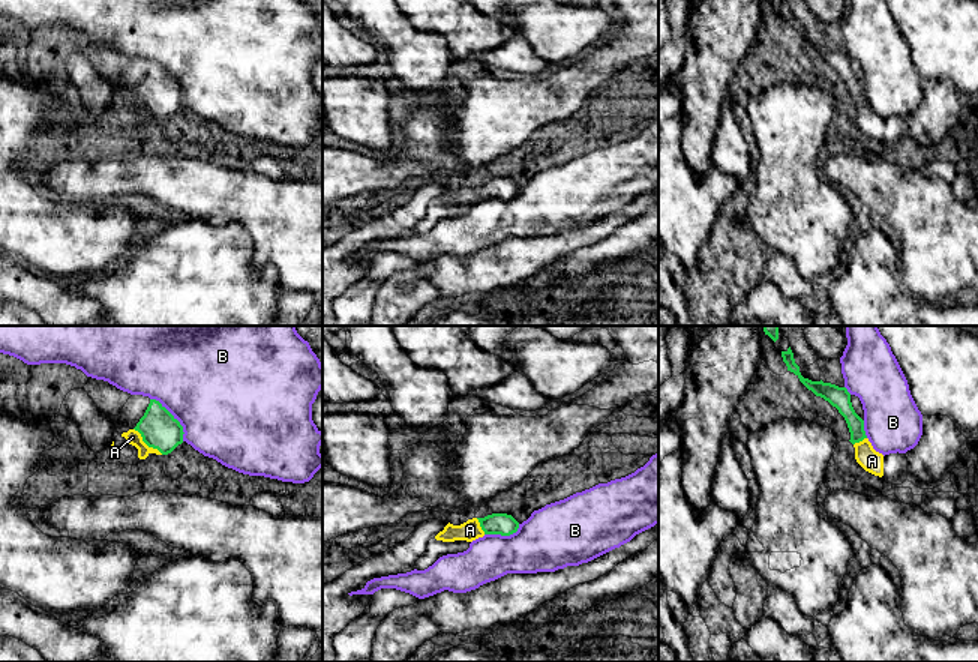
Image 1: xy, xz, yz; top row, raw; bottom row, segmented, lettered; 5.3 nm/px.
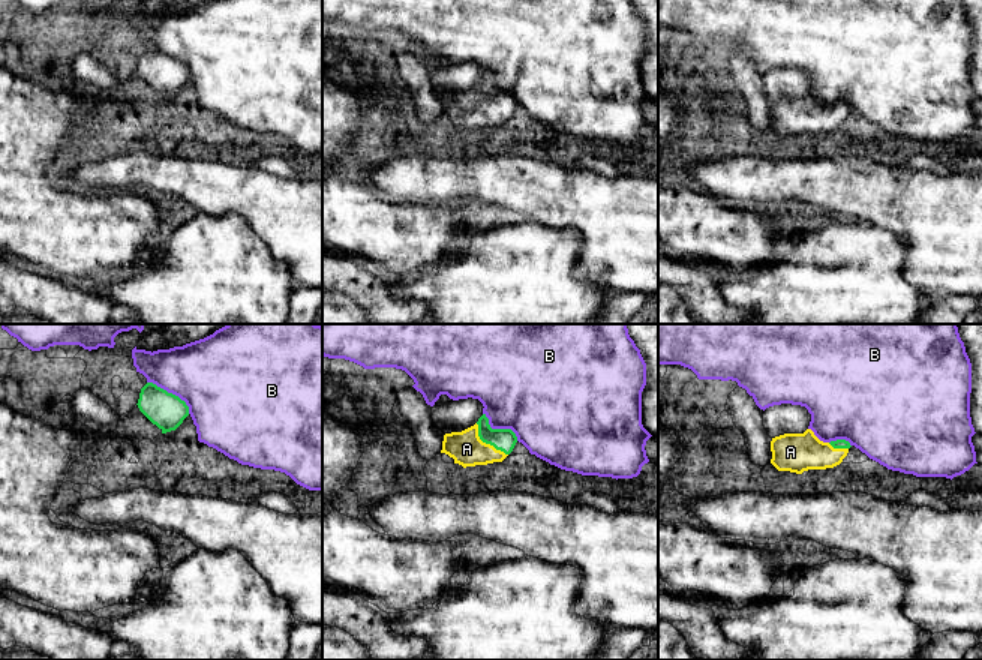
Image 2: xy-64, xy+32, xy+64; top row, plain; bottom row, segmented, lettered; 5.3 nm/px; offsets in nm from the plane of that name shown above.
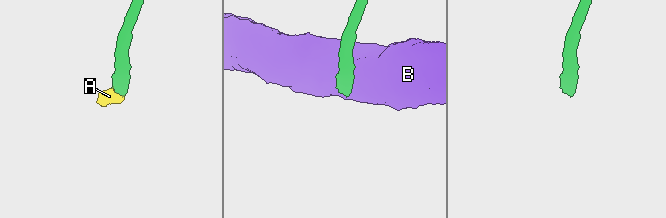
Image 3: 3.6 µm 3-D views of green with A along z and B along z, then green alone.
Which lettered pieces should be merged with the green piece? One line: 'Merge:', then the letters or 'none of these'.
Merge: A

